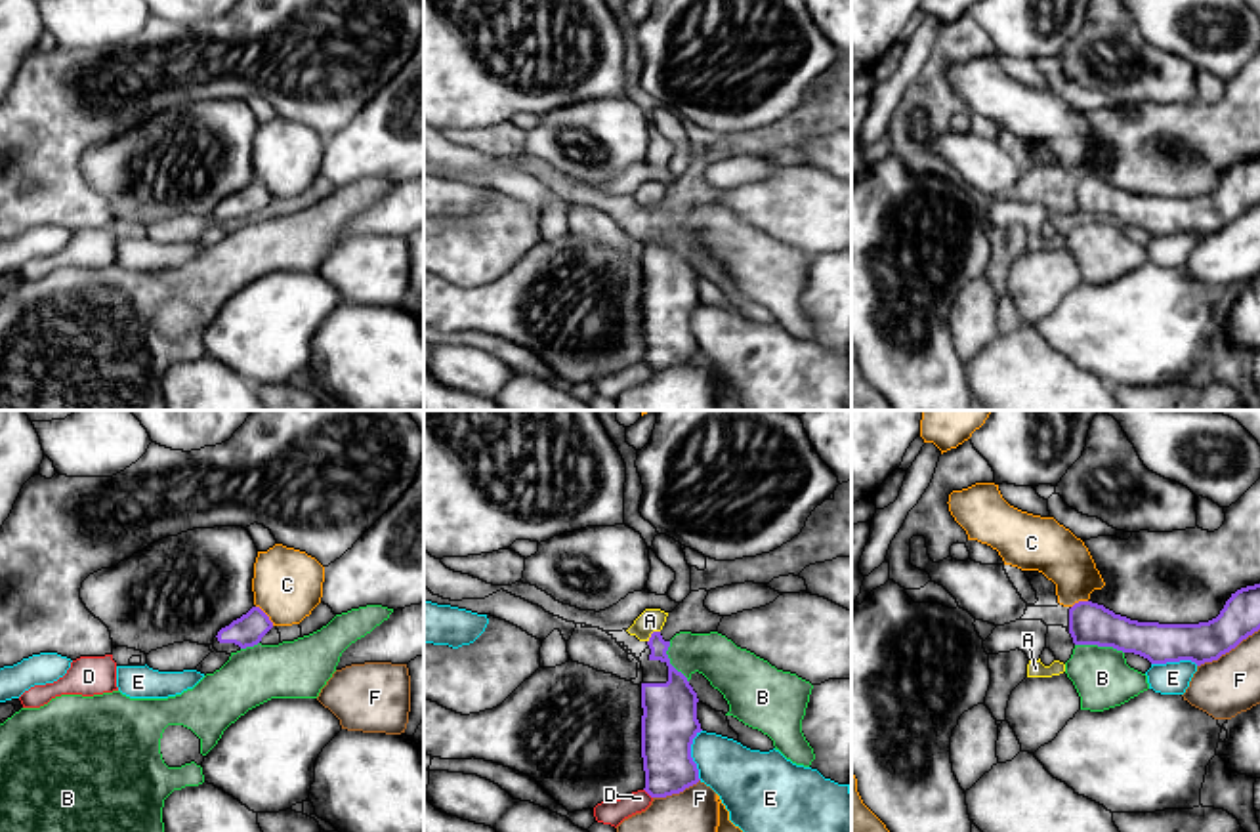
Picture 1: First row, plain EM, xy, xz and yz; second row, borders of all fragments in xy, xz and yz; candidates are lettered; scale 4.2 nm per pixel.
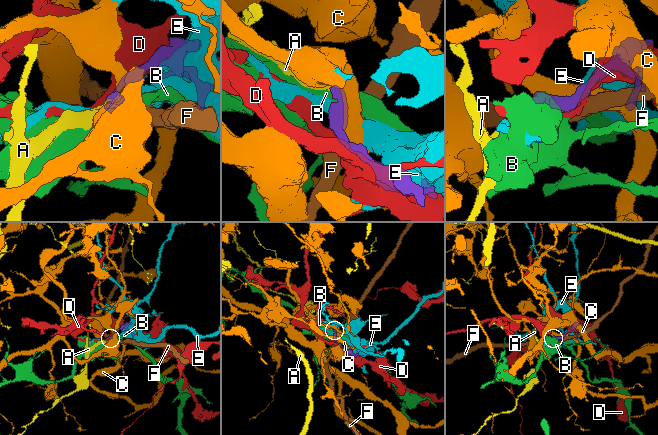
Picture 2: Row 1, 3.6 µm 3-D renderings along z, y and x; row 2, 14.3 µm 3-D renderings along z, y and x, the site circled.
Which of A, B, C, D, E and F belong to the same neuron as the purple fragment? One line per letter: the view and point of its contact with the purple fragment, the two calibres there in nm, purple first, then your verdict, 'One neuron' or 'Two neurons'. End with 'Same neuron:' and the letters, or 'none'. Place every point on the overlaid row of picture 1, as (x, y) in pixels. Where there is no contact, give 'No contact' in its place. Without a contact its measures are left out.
A: Touches purple at xz (651, 634). Thickness 100 nm (purple) against 100 nm. One neuron
B: Touches purple at yz (1100, 645). Thickness 180 nm (purple) against 240 nm. Two neurons
C: Touches purple at xy (266, 615). Thickness 130 nm (purple) against 300 nm. Two neurons
D: Touches purple at xz (648, 792). Thickness 220 nm (purple) against 100 nm. Two neurons
E: Touches purple at xz (690, 754). Thickness 240 nm (purple) against 260 nm. Two neurons
F: Touches purple at yz (1228, 651). Thickness 170 nm (purple) against 240 nm. Two neurons
Same neuron: A

